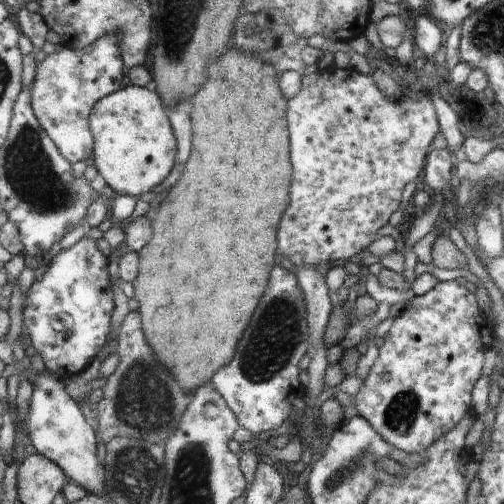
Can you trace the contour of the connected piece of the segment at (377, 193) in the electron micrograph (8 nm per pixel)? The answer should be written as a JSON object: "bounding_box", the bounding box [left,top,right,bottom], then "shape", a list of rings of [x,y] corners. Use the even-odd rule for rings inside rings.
{"bounding_box":[278,68,440,266],"shape":[[[332,68],[320,69],[308,76],[302,75],[301,87],[294,98],[290,98],[290,112],[286,111],[286,116],[290,116],[289,130],[289,150],[292,154],[293,175],[290,182],[290,208],[286,208],[286,216],[282,216],[282,228],[278,228],[278,248],[280,252],[294,262],[296,266],[304,264],[322,264],[330,266],[338,263],[345,263],[360,255],[364,248],[370,247],[378,236],[378,230],[388,224],[390,214],[398,208],[400,196],[404,186],[408,182],[414,182],[414,178],[420,174],[424,168],[424,160],[428,154],[428,148],[432,138],[440,131],[439,117],[434,114],[434,104],[430,98],[430,92],[426,86],[420,86],[418,80],[422,76],[420,70],[414,70],[411,75],[410,92],[403,93],[401,97],[396,97],[393,102],[388,101],[386,96],[378,90],[374,77],[357,72],[354,68],[347,69]]]}

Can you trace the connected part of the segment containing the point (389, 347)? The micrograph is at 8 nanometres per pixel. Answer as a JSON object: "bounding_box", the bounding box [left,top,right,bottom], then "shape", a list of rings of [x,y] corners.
{"bounding_box":[353,280,493,454],"shape":[[[458,280],[439,281],[422,298],[416,297],[415,303],[395,314],[394,323],[384,336],[384,344],[380,346],[374,364],[353,398],[358,414],[394,448],[412,454],[426,452],[466,416],[472,386],[480,378],[484,350],[492,346],[493,340],[493,333],[488,336],[488,332],[480,326],[482,322],[489,321],[484,320],[480,308],[476,306],[476,297]]]}

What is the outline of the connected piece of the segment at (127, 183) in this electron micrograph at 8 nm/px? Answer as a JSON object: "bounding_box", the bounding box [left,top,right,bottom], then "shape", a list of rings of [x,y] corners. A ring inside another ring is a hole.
{"bounding_box":[91,84,179,198],"shape":[[[133,84],[107,96],[94,107],[91,128],[95,136],[95,164],[101,172],[101,183],[108,184],[117,194],[141,198],[160,186],[178,164],[179,140],[165,101],[157,90]]]}

